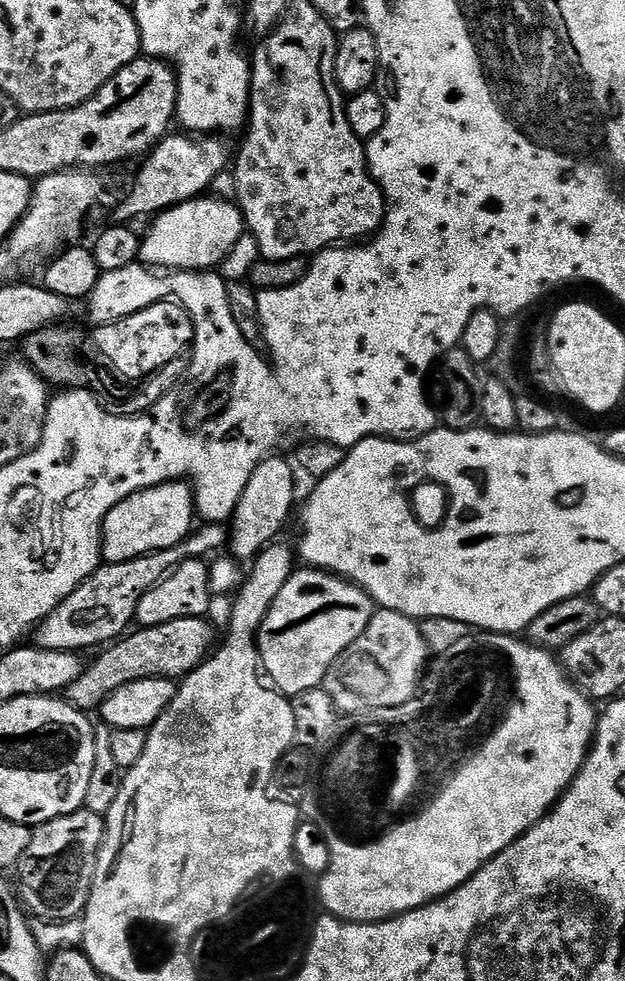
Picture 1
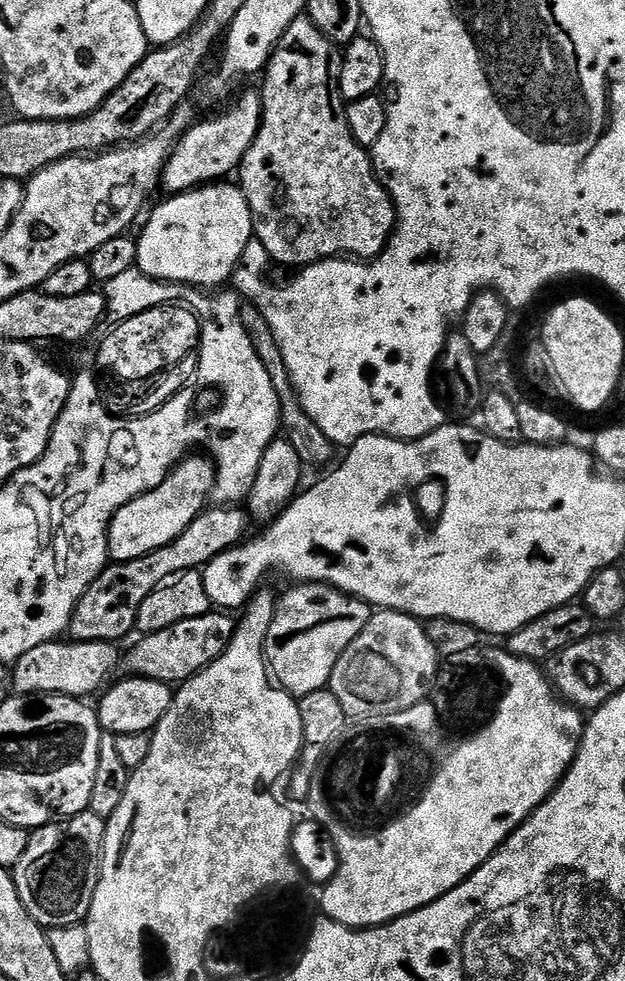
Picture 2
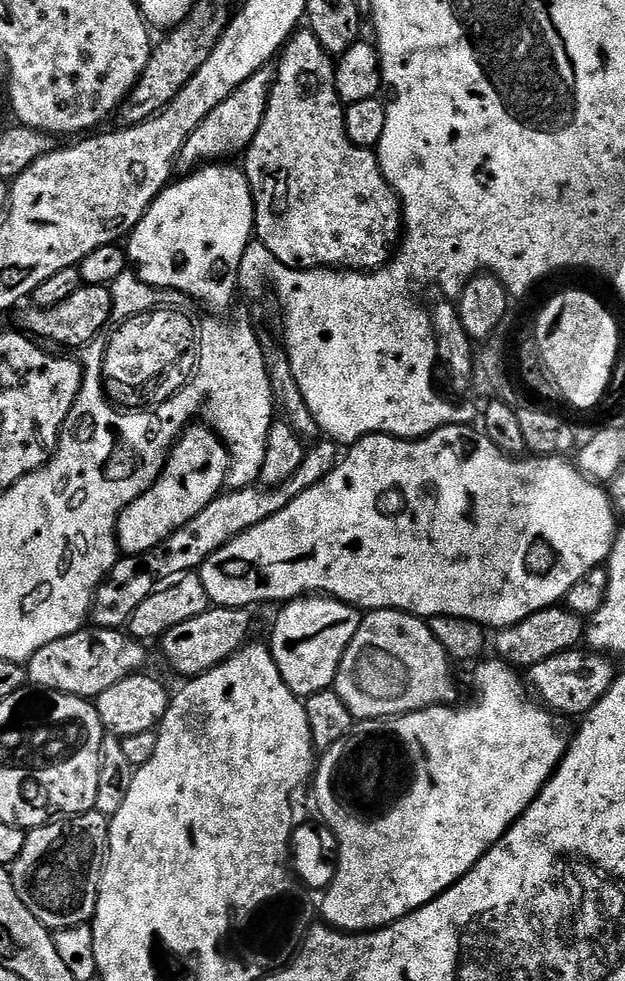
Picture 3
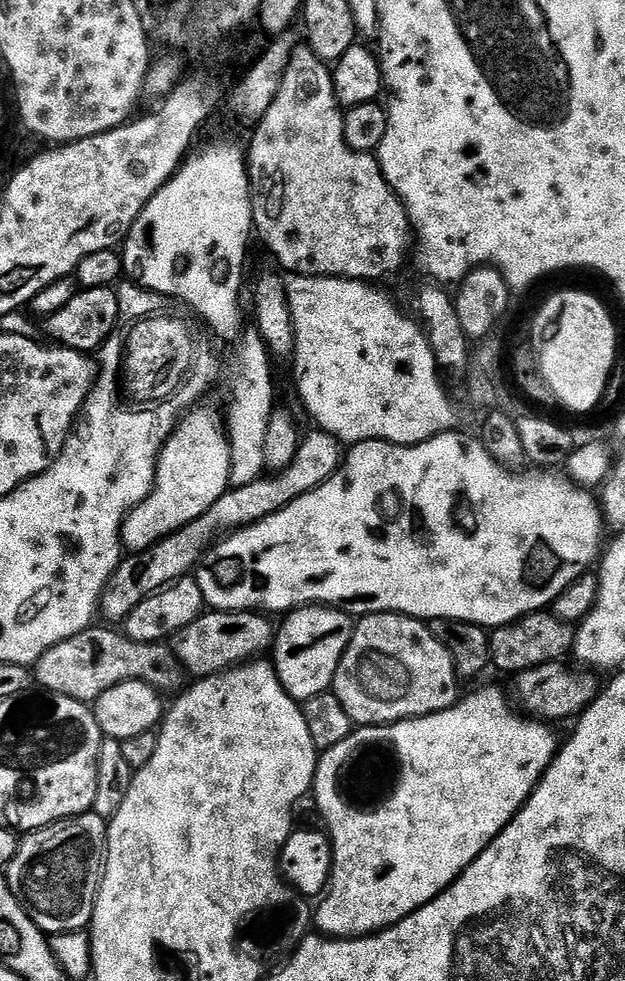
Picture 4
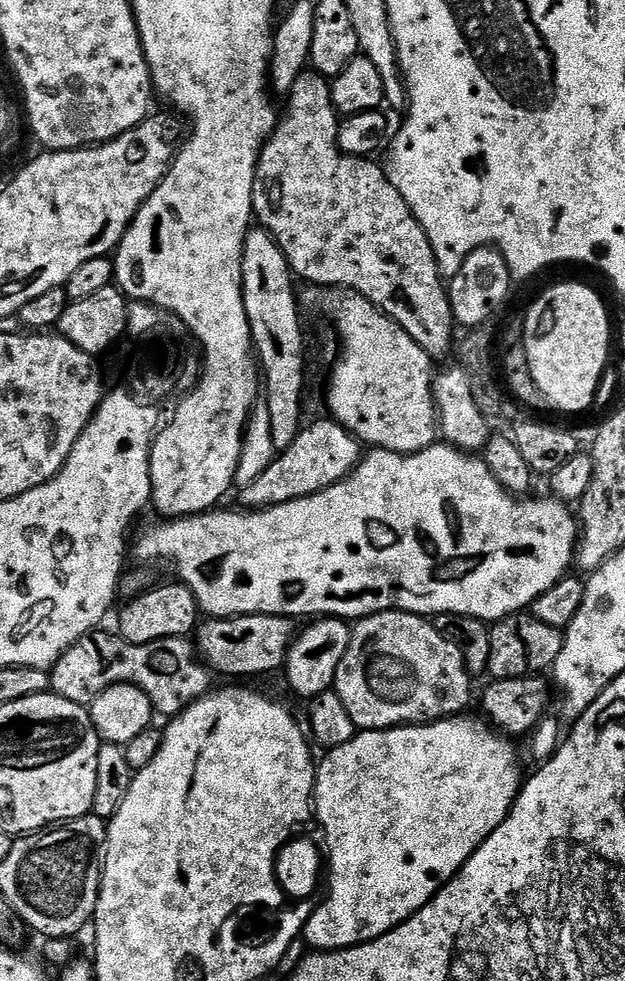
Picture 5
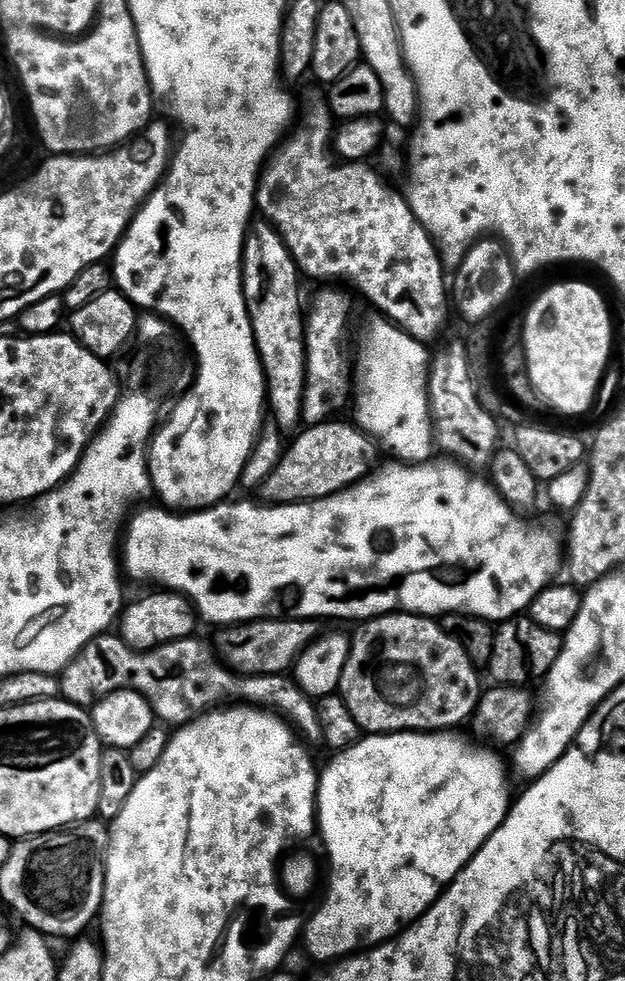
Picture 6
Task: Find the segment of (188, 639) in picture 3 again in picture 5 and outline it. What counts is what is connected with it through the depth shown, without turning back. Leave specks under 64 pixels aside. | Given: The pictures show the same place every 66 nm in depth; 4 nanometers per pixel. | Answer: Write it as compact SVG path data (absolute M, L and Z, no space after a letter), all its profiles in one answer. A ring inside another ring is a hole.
M221 616L208 618L194 633L194 647L213 673L224 676L264 676L285 667L288 651L298 635L297 621L287 616Z

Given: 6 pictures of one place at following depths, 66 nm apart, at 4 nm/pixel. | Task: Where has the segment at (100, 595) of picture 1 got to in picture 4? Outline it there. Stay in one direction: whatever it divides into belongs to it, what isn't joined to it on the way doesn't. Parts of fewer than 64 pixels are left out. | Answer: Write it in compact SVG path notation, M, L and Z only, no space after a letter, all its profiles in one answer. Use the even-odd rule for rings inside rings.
M312 430L309 436L307 433L301 439L298 454L294 454L290 466L280 472L261 475L259 480L241 488L232 488L222 498L218 498L218 502L214 502L214 506L210 506L206 514L202 514L185 528L179 528L173 536L160 540L153 548L147 548L144 552L125 555L116 567L116 573L108 581L108 587L104 589L102 616L116 622L124 621L130 610L138 606L138 602L189 575L204 559L217 538L223 537L229 530L257 524L262 518L290 506L290 502L302 498L302 494L310 494L310 490L322 486L322 482L329 480L340 469L345 455L341 441L329 432Z

